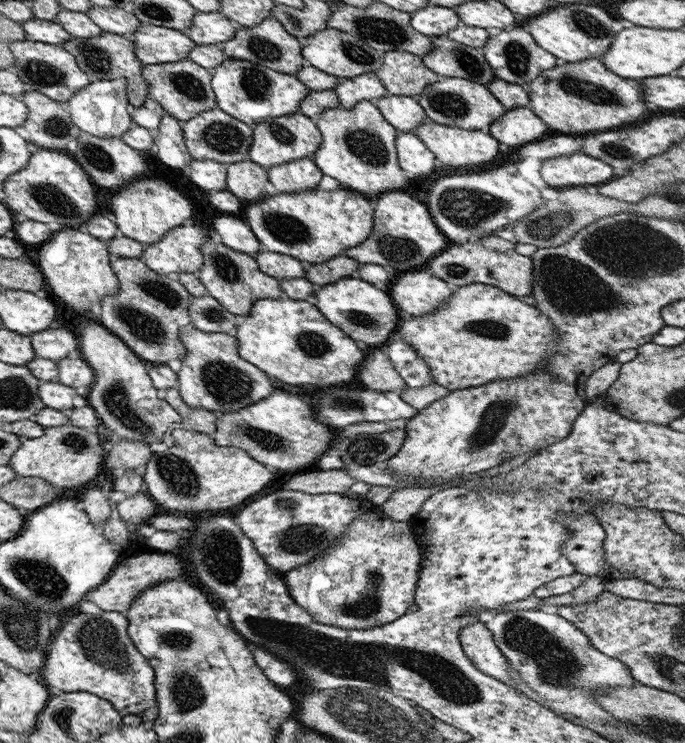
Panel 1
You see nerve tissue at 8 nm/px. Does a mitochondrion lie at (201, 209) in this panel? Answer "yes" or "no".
no

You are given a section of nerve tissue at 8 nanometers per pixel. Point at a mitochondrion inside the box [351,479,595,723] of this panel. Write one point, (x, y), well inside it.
(551, 661)

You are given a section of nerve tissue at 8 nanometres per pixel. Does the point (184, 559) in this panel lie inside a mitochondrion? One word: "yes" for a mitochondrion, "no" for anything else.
no

